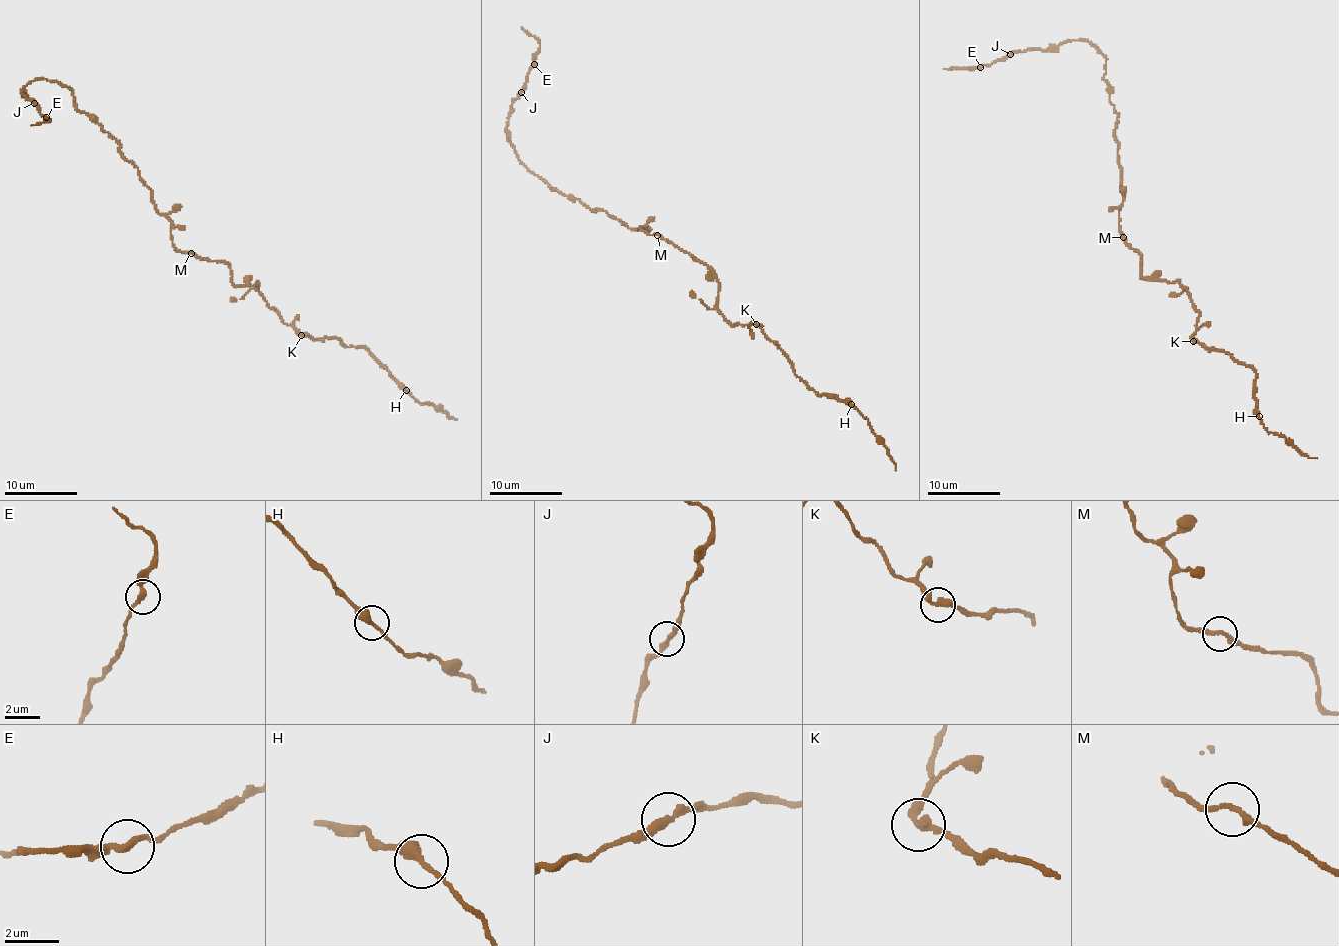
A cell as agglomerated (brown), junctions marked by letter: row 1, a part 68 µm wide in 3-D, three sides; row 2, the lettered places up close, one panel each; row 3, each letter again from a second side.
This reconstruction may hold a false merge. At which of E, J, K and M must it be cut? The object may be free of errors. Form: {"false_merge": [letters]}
{"false_merge": []}

